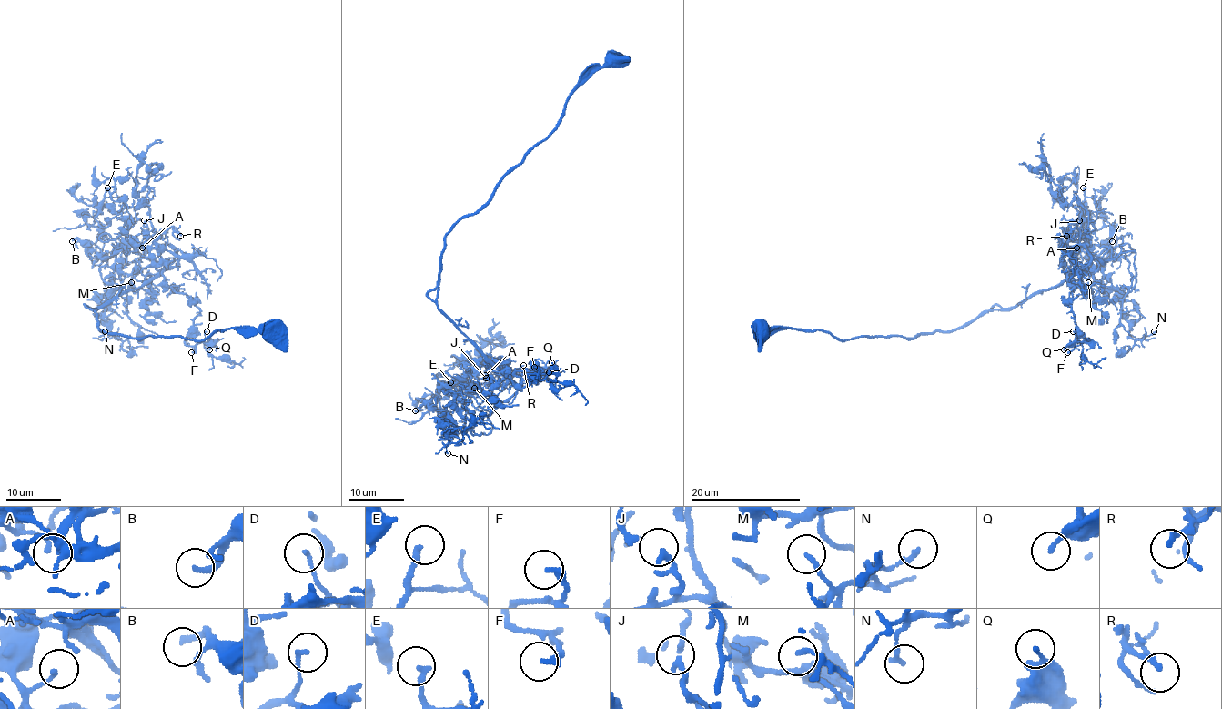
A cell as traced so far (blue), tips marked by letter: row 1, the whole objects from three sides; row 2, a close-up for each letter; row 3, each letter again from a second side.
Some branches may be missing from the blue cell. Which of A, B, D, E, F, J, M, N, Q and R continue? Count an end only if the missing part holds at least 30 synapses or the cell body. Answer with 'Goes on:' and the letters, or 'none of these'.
Goes on: B, R

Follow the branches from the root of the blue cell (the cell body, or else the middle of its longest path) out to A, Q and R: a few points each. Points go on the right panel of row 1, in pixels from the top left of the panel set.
A: (760, 334), (950, 331), (1056, 288), (1075, 274), (1064, 271), (1065, 242), (1076, 248)
Q: (760, 334), (777, 326), (839, 339), (950, 331), (988, 311), (1012, 309), (1073, 269), (1080, 344), (1064, 349)
R: (760, 334), (788, 326), (854, 339), (964, 328), (1056, 287), (1090, 261), (1080, 231), (1066, 236)

